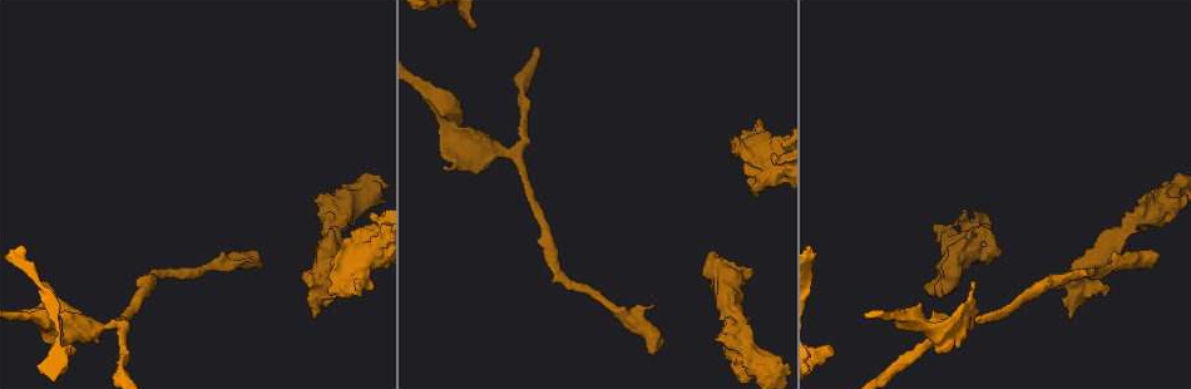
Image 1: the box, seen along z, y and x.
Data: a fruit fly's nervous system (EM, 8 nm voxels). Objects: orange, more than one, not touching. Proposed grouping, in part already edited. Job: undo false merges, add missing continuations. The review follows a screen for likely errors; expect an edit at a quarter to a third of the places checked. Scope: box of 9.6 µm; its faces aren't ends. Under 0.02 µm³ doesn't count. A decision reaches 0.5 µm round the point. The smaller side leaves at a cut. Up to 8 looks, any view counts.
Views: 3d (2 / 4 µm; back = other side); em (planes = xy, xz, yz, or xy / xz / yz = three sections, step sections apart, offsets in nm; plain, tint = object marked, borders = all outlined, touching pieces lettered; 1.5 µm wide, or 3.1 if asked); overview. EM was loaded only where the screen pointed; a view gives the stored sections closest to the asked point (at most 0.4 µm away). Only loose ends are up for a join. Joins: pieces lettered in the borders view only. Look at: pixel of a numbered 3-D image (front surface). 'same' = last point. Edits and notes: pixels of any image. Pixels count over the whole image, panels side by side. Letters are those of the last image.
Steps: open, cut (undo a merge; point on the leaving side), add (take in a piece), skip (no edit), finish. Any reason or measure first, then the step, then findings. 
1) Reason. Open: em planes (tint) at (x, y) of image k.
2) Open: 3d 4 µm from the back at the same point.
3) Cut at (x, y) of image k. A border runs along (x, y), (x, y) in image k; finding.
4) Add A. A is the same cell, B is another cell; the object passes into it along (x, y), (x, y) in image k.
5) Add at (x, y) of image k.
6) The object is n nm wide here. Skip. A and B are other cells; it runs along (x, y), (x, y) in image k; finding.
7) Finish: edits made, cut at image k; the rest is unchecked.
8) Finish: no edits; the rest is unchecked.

Branch stops here. Open: 3d 2 µm from the back at (829, 349) of image 1.

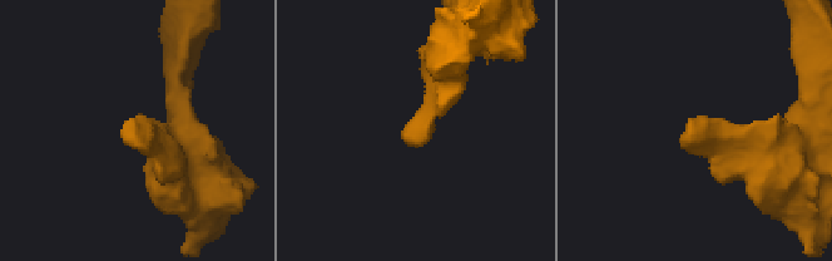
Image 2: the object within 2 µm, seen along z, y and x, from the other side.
Open: em xy step 8 (tint) at (405, 138) of image 2.

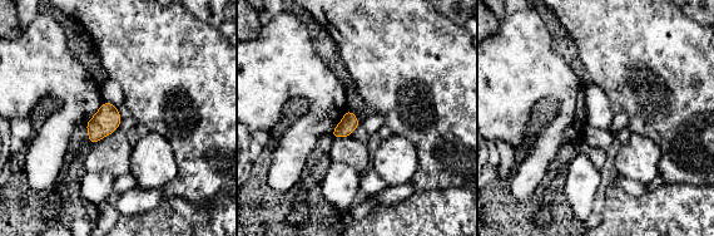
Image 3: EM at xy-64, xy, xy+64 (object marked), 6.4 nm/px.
Cut it another way. Open: em planes (borders) at the same point.

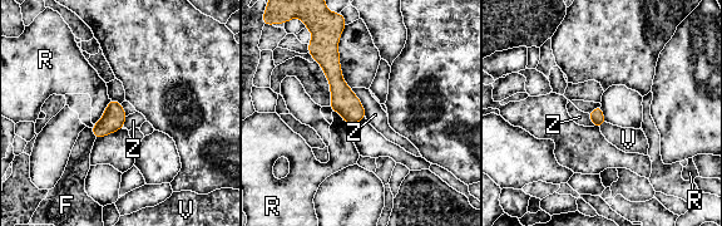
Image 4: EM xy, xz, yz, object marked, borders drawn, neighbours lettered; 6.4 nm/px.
Skip. F, R, V and Z are other cells; it runs along (335, 45), (332, 70), (352, 121) in image 4; none of them fits.

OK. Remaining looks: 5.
An open end. Open: 3d 2 µm at (960, 307) of image 1.

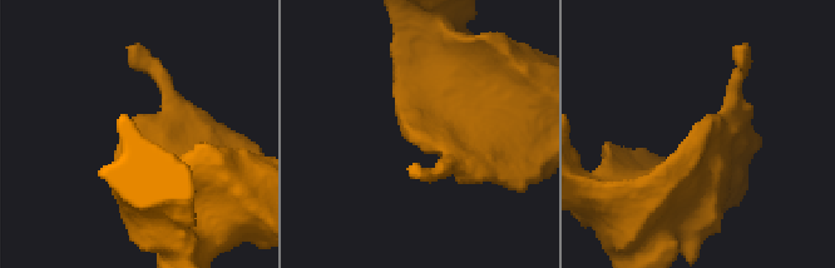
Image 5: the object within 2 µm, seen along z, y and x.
Need the tissue. Open: em xz step 4 (borders) at (705, 133) of image 5.

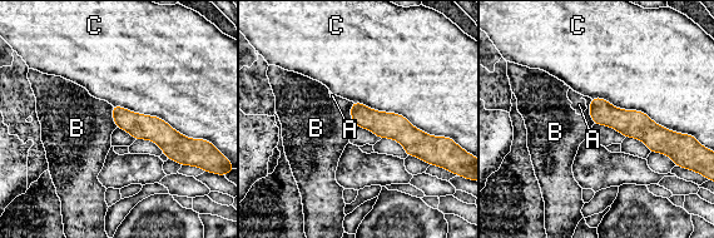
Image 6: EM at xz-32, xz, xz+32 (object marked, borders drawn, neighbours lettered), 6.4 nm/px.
Skip. A, B and C are other cells; a border runs along (590, 97), (643, 110), (702, 145) in image 6; no lettered piece goes on from it.

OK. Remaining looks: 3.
Branch stops here. Open: 3d 4 µm from the back at (992, 257) of image 1.

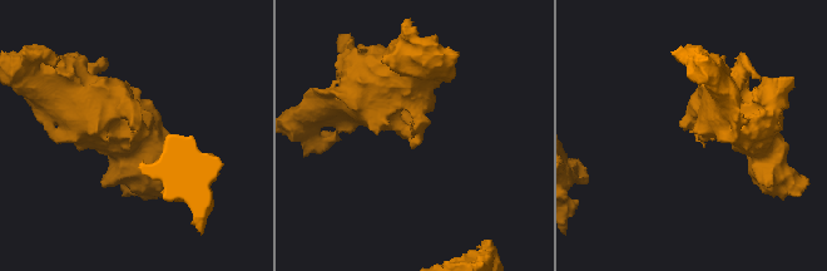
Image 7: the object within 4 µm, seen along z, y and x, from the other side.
Open: em planes (tint) at (411, 137) of image 7.

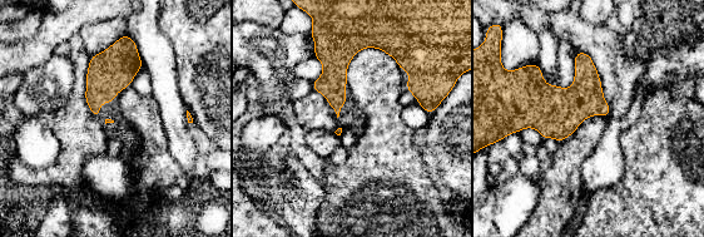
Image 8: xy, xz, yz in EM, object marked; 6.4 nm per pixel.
What lies round it. Open: em planes (borders) at the same point.

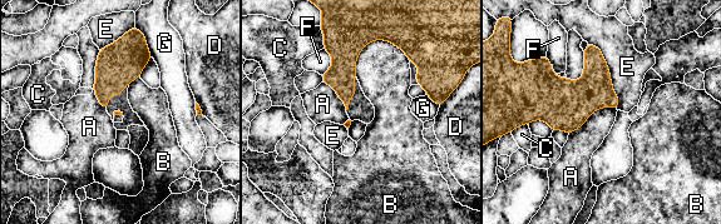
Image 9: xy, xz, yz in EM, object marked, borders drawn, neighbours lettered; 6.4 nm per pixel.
Skip. A, B, C, D, E, F and G are other cells; a border runs along (98, 50), (94, 95), (105, 110) in image 9; no lettered piece goes on from it.

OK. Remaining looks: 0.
Finish: no edits; the rest is unchecked.

